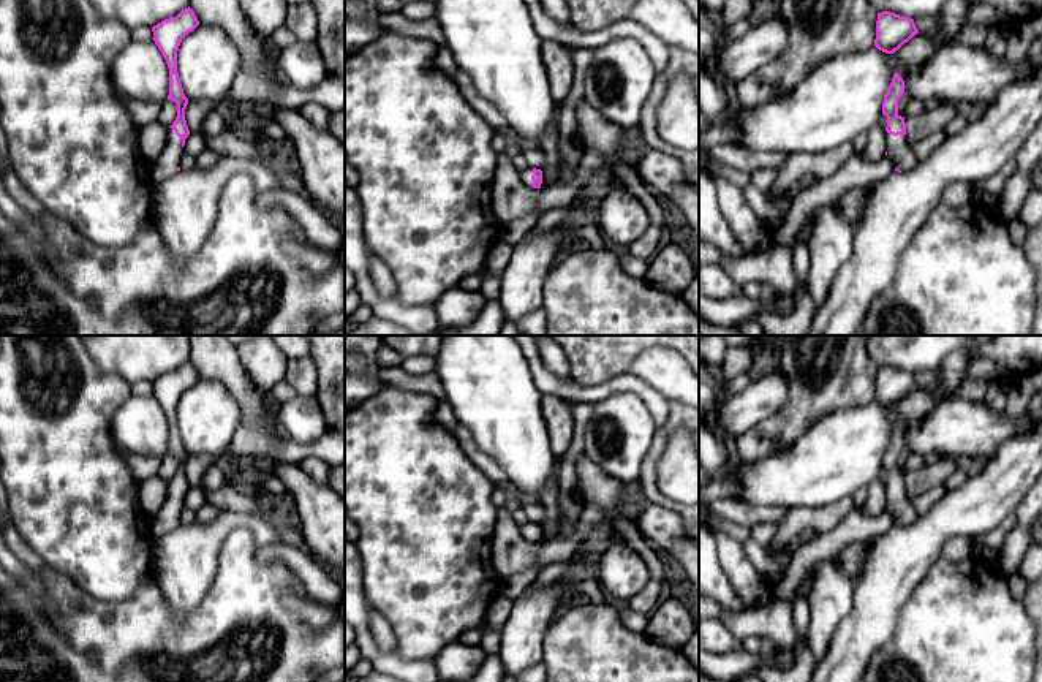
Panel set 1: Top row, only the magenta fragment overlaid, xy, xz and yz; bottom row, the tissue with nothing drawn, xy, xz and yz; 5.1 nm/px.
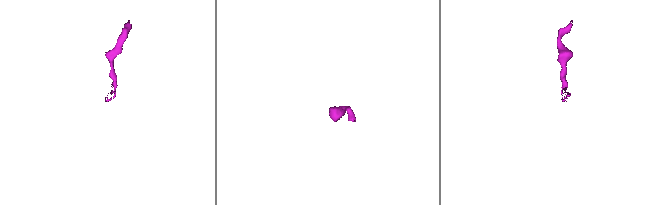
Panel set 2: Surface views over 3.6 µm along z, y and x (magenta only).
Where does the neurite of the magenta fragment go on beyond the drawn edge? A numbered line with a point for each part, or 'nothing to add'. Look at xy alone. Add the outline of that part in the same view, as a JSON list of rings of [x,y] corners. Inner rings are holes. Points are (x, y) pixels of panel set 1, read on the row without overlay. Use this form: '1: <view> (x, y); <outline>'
1: xy (165, 521); [[[172,483],[168,484],[168,495],[157,514],[149,517],[152,538],[160,538],[177,527],[180,513],[183,510],[182,494]]]

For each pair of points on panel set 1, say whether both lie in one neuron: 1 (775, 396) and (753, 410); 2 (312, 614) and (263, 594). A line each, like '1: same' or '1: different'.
1: same
2: different

